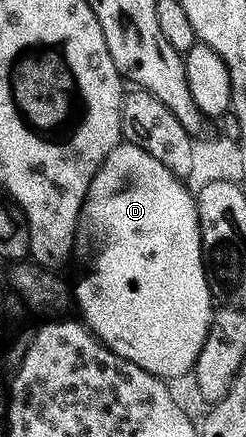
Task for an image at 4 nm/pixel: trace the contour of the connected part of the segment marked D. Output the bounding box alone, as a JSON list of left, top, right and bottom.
[72,140,212,380]

